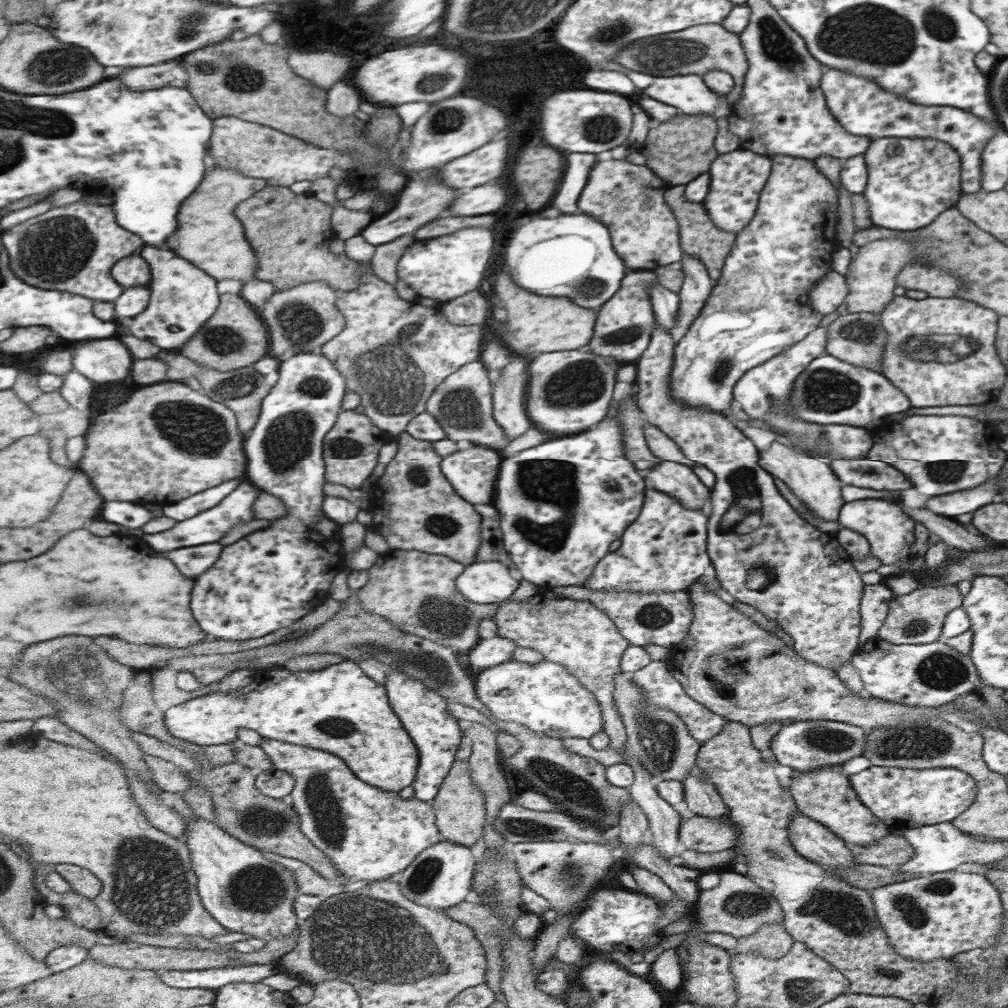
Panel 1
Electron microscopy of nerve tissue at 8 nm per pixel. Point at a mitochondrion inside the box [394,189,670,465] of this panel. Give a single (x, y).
(582, 382)

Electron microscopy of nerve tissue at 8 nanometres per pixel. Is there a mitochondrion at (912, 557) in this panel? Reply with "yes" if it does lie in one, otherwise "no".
no

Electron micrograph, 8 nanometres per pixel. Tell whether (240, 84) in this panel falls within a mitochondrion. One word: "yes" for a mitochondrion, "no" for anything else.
yes

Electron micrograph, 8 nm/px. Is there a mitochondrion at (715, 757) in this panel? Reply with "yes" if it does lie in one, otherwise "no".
no

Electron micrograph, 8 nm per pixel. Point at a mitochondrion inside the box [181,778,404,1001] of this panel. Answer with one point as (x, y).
(257, 889)

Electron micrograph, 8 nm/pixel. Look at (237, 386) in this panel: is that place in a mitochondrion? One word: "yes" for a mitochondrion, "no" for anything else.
yes

